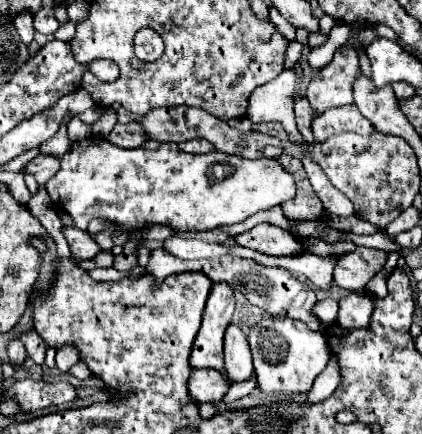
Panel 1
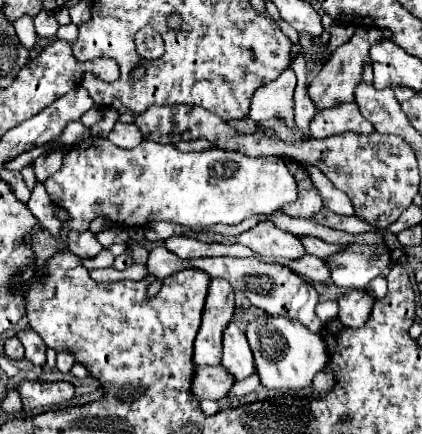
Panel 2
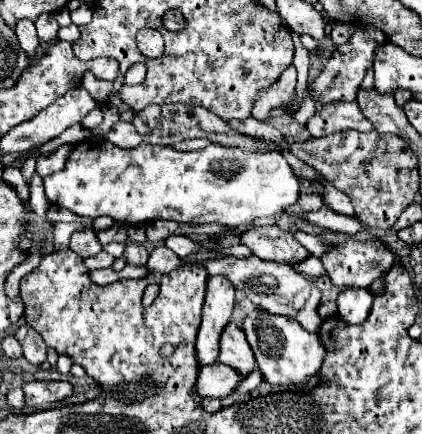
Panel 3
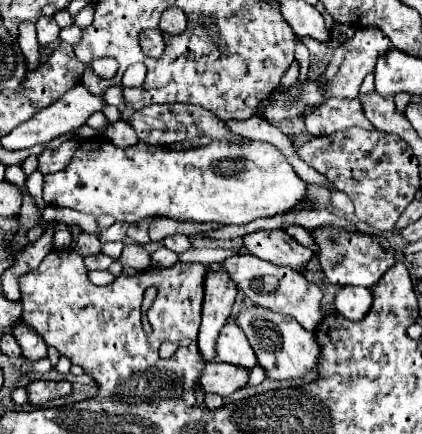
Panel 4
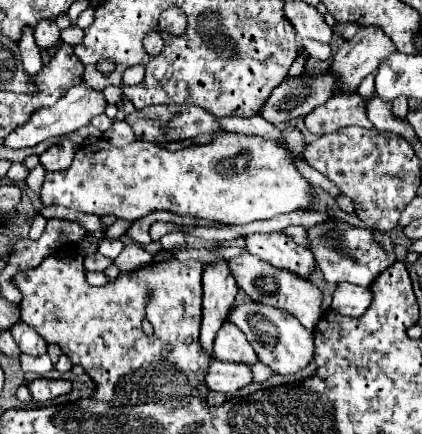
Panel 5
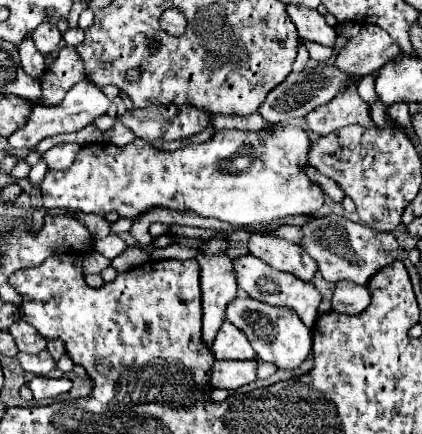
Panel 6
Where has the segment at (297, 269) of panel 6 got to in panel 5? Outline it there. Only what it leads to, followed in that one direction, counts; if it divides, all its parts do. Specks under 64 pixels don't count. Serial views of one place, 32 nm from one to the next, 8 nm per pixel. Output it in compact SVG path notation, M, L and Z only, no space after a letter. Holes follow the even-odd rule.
M284 232L250 234L246 236L246 250L276 268L286 268L298 276L308 276L314 270L314 256L308 248L298 246Z

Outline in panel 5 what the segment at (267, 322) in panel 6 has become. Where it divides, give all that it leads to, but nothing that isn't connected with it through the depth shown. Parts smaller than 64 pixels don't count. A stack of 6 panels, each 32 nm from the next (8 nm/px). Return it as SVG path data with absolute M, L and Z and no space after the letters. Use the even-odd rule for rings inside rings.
M244 302L236 310L232 310L230 322L234 322L246 334L248 342L258 354L258 360L272 368L272 374L296 374L314 360L314 334L308 332L294 316L288 316L286 312L276 312L276 308L264 308L264 304Z

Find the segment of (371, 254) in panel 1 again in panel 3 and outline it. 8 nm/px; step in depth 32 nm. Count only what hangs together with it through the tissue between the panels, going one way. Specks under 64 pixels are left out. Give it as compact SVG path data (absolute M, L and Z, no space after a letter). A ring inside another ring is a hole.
M376 238L372 242L348 240L344 244L332 246L332 250L322 258L322 264L324 264L332 284L336 284L340 288L368 288L376 278L388 274L388 270L394 266L394 254L380 238Z

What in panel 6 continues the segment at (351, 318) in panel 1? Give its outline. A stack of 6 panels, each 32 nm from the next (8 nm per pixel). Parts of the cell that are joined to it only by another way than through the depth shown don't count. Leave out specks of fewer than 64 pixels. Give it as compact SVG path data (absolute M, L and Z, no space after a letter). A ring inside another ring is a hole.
M340 282L336 284L334 296L332 296L332 310L348 316L356 316L364 312L370 304L370 292L368 288L360 288L358 284L348 284Z

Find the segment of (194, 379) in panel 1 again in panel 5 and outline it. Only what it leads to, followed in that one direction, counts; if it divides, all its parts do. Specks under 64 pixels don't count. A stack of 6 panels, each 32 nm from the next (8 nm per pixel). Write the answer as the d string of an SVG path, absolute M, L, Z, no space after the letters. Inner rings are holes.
M212 360L206 376L204 376L204 384L208 386L208 390L214 392L222 392L222 394L232 394L238 388L250 384L252 380L252 368L246 364L228 364L228 362L218 362Z

